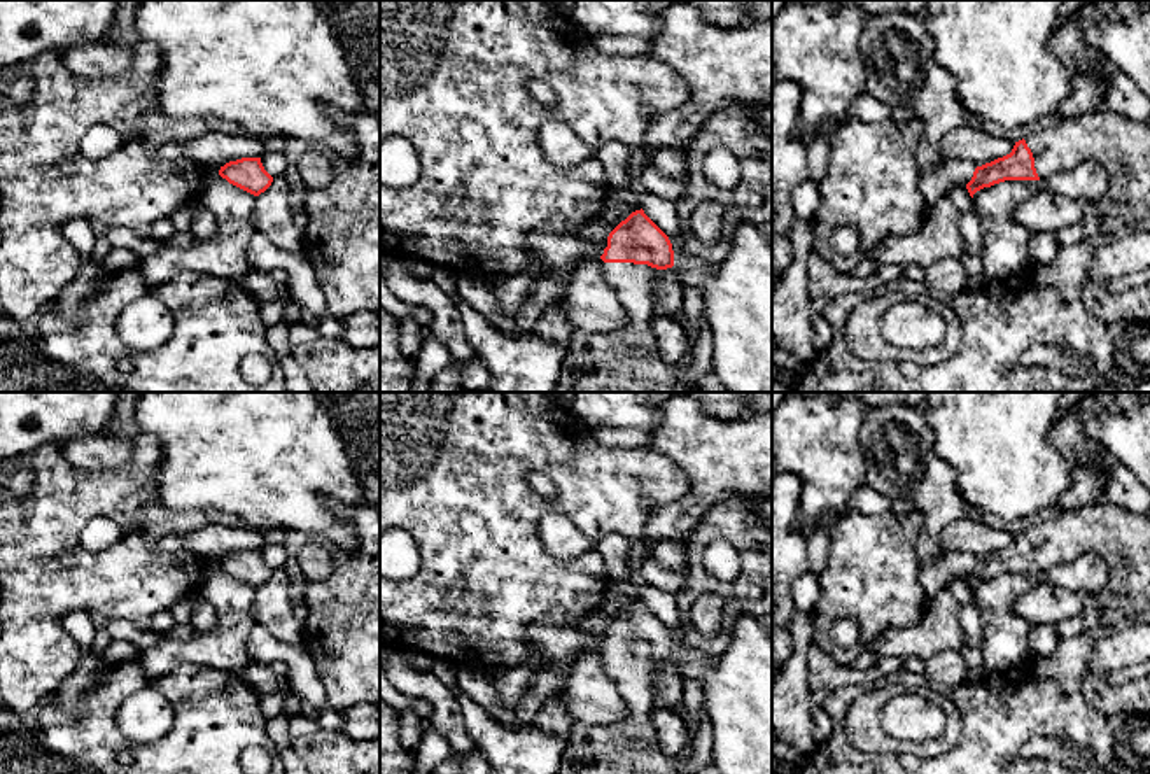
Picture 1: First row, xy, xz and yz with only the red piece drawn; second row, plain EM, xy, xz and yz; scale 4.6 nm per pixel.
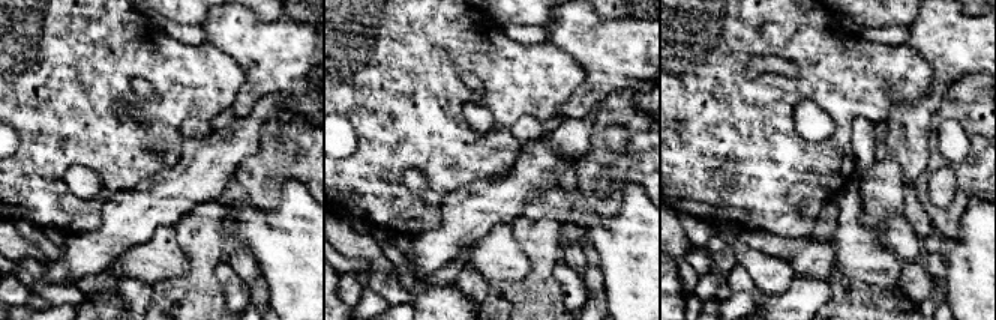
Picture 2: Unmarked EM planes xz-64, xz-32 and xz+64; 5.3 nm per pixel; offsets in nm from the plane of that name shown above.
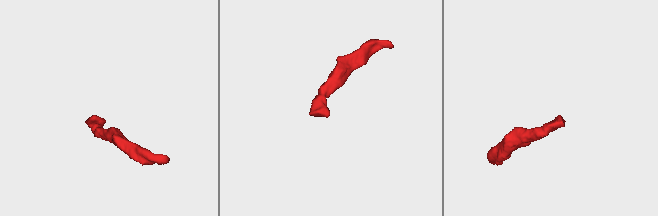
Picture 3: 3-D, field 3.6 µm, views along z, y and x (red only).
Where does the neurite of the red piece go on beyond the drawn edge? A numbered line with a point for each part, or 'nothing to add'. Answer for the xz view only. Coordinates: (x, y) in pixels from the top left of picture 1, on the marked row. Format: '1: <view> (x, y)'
1: xz (627, 359)

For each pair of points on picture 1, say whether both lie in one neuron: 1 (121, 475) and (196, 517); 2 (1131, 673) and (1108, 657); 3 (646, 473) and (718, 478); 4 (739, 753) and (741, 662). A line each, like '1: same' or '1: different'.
1: same
2: different
3: different
4: same

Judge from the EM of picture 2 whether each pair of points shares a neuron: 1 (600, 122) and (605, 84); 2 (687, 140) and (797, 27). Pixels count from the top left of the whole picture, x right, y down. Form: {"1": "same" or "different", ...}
{"1": "different", "2": "same"}

